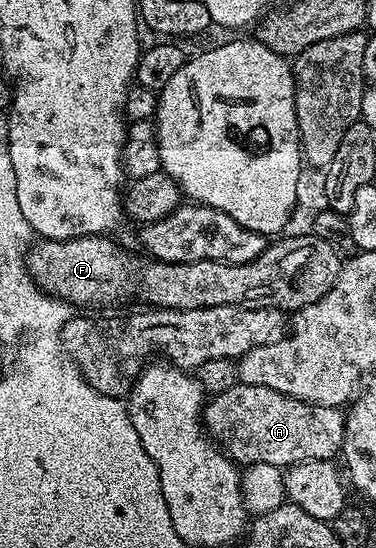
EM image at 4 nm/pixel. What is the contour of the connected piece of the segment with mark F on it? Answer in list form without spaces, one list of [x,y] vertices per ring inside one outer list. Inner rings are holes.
[[[306,233],[306,235],[293,235],[290,239],[286,237],[278,238],[276,241],[270,242],[264,253],[243,265],[231,265],[230,263],[220,263],[219,261],[199,261],[198,263],[159,263],[156,261],[148,261],[149,263],[141,263],[137,267],[137,263],[120,247],[117,243],[112,243],[114,240],[109,237],[102,237],[99,235],[92,235],[91,237],[81,237],[79,239],[68,239],[67,241],[59,241],[58,239],[41,239],[34,242],[30,246],[27,256],[27,266],[37,281],[37,286],[42,291],[61,299],[64,303],[77,307],[109,307],[112,303],[125,303],[133,294],[136,293],[139,298],[153,309],[164,309],[166,311],[186,311],[187,309],[203,309],[204,307],[218,307],[219,305],[231,305],[232,307],[266,307],[267,309],[279,309],[286,313],[296,313],[301,308],[311,305],[315,301],[319,301],[321,297],[326,295],[335,285],[339,273],[341,272],[341,265],[343,262],[342,252],[333,247],[327,241],[323,241],[318,235]]]

